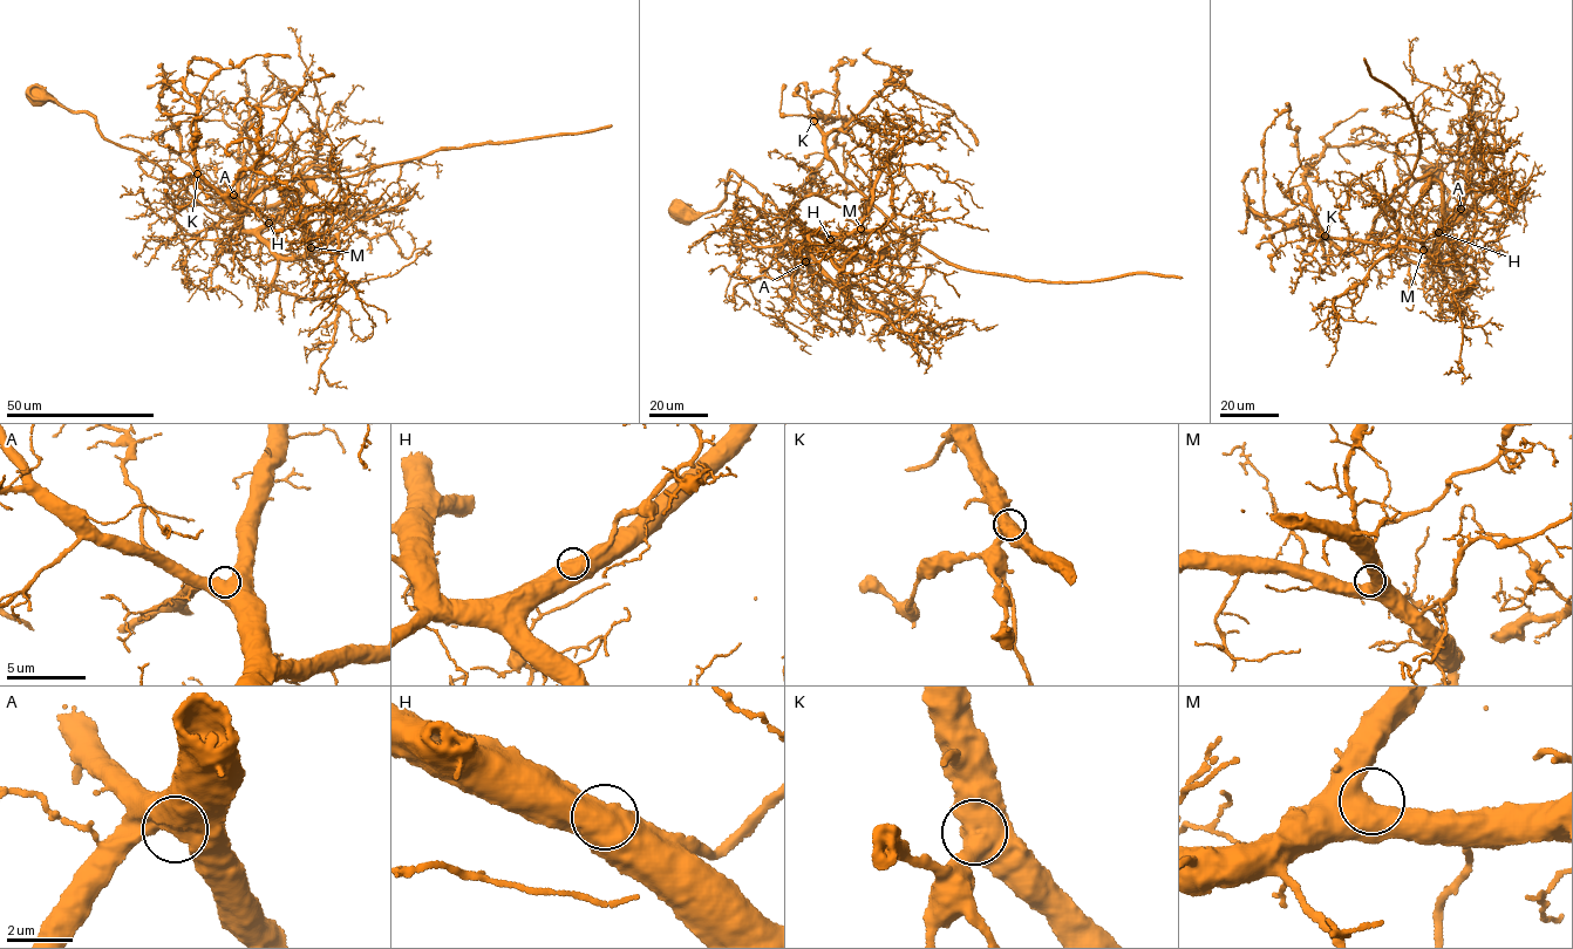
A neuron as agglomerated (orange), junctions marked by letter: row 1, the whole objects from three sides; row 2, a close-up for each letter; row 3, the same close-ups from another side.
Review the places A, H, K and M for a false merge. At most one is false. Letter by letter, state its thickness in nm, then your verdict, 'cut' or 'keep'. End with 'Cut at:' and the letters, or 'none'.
A: 850 nm | keep
H: 900 nm | keep
K: 850 nm | keep
M: 800 nm | keep
Cut at: none

